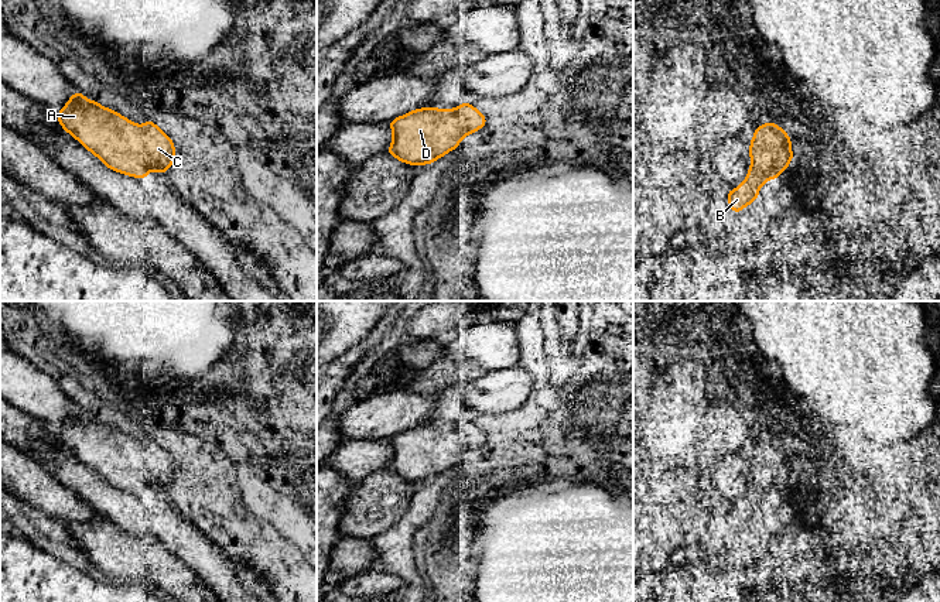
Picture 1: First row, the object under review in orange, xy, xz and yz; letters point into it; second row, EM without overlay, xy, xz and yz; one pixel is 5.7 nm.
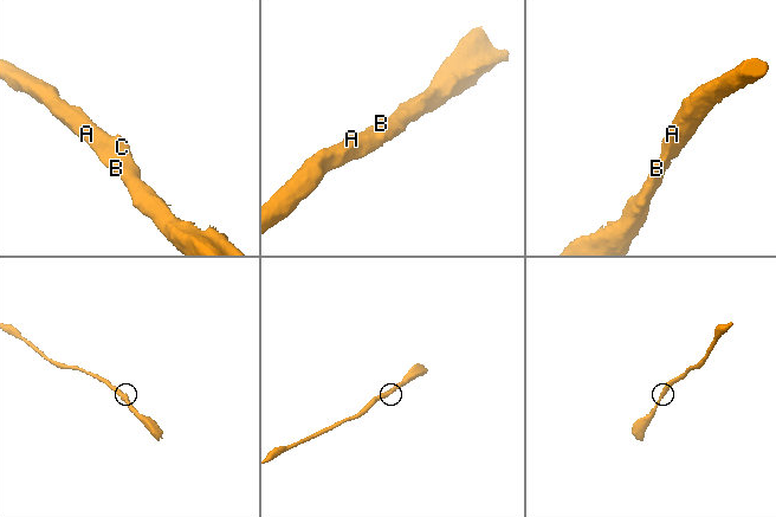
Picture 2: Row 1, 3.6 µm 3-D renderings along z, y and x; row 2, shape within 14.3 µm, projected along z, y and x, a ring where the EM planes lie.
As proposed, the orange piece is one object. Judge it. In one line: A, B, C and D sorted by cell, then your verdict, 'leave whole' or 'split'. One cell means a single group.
A B C D | leave whole

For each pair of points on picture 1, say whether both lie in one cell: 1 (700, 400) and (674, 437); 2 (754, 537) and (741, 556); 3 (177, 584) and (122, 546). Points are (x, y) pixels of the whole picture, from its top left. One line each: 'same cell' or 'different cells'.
1: same cell
2: same cell
3: same cell

